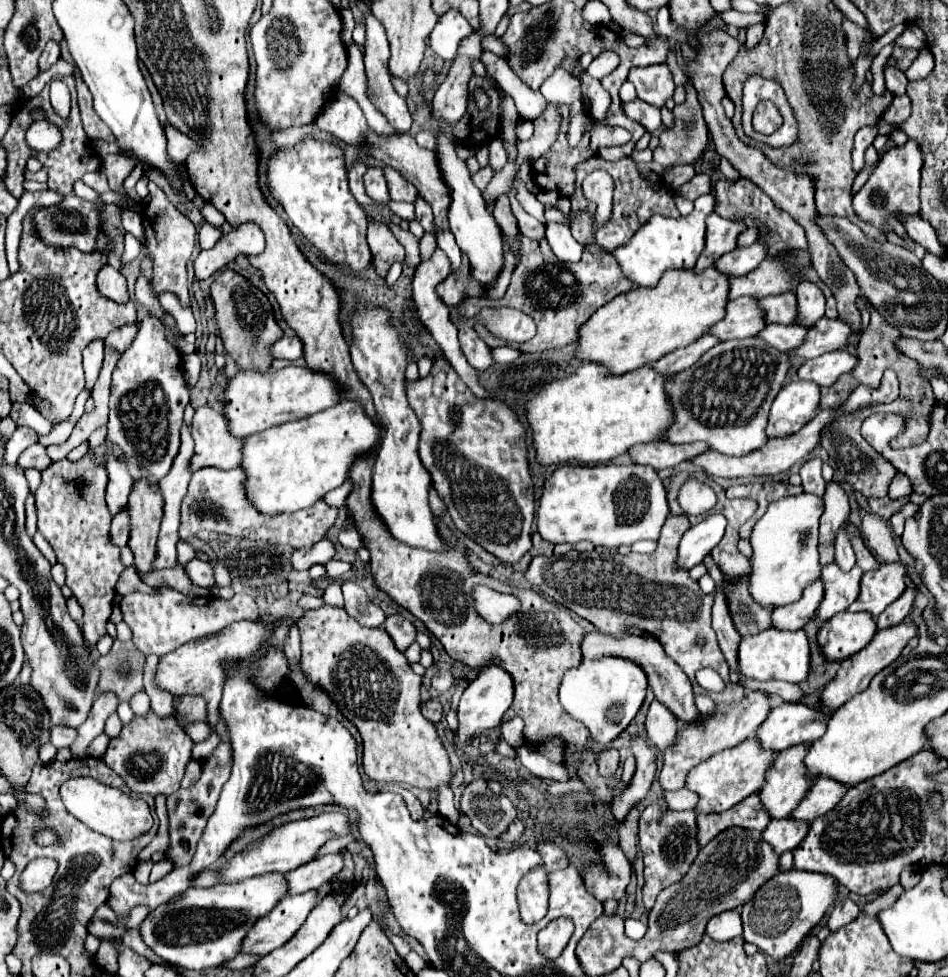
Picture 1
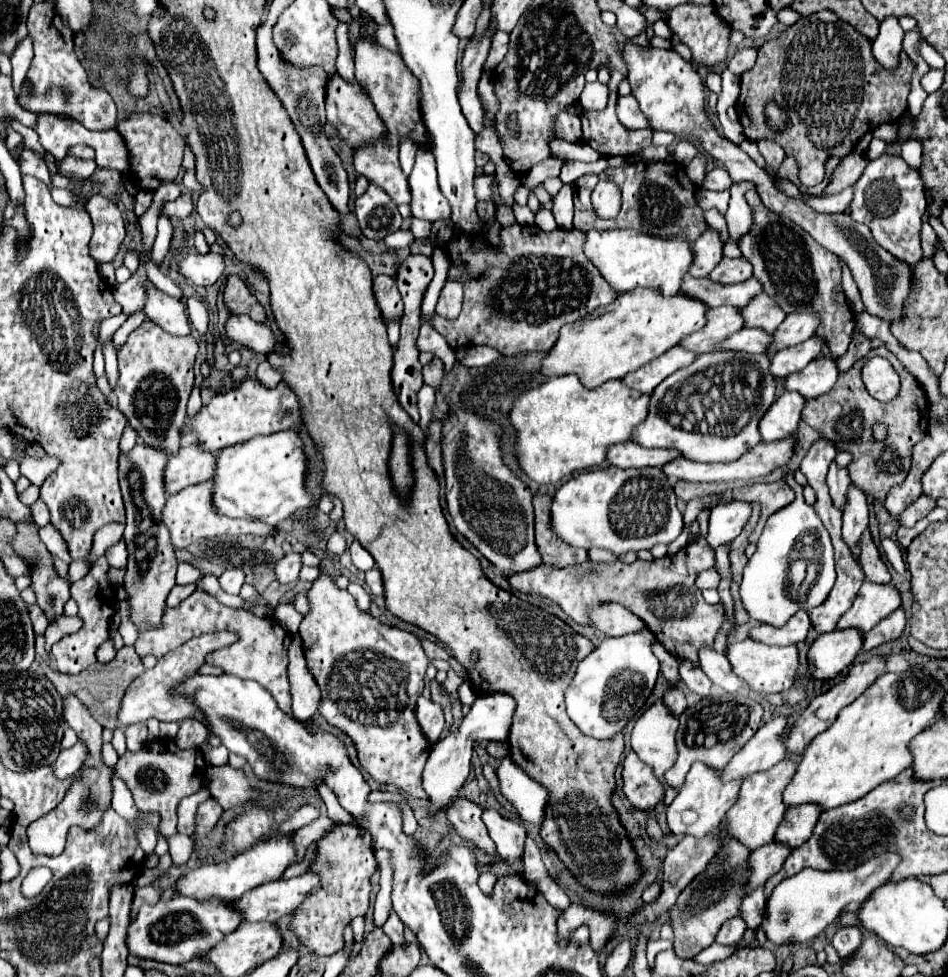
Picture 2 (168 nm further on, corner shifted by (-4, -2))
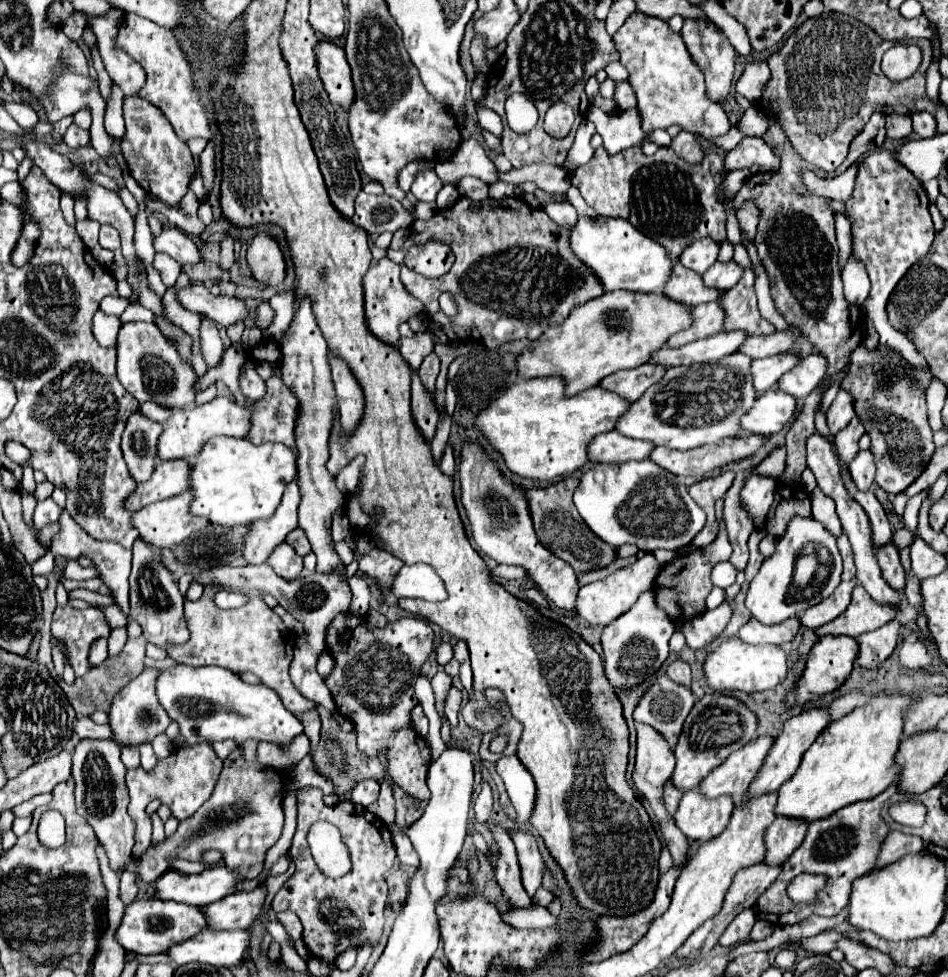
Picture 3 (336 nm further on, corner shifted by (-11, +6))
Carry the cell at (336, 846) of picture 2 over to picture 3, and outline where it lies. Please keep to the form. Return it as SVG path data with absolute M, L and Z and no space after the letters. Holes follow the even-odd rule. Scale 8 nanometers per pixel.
M300 789L298 791L298 829L290 847L292 861L296 865L294 875L284 883L284 887L276 893L272 907L276 911L294 911L304 925L304 943L310 955L316 955L324 961L336 961L340 953L348 947L360 947L370 943L372 947L378 943L384 929L384 907L388 899L386 871L394 865L396 847L392 843L392 833L388 825L366 811L366 807L356 805L352 801L340 801L328 807L322 801L320 789ZM314 821L330 821L338 825L342 833L342 843L346 845L352 861L352 869L338 879L326 877L318 865L314 863L308 843L306 831Z

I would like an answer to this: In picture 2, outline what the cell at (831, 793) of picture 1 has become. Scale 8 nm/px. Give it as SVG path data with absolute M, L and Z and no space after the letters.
M799 805L797 809L787 809L785 819L781 821L775 839L781 843L787 843L789 847L799 847L811 837L813 825L817 823L823 809L817 809L817 805Z

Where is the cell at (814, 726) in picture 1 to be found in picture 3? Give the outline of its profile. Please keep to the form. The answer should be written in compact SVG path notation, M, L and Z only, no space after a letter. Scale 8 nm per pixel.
M760 737L756 743L748 743L734 751L722 765L712 769L704 781L700 781L698 791L708 799L730 795L734 801L738 801L764 765L764 757L768 755L770 747L772 739Z

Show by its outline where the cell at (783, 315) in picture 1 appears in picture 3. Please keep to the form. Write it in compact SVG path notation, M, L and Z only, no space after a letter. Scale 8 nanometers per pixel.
M750 269L744 271L744 277L740 277L740 281L732 289L720 295L716 303L724 309L724 331L740 329L748 335L768 335L776 331L774 325L762 319L758 311L754 293L754 273Z

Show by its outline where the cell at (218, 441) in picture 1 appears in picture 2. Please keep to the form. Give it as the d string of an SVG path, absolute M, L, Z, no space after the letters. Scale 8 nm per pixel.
M197 441L185 449L179 449L175 457L169 457L169 463L165 467L167 493L175 495L189 485L211 479L215 465L217 453L205 453L203 449L197 449Z

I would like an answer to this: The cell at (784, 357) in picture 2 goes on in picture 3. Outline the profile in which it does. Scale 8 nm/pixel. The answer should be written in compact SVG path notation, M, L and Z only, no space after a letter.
M780 353L776 357L766 357L766 359L756 359L752 361L752 385L756 389L758 395L762 395L764 391L768 391L770 387L774 387L778 383L778 379L792 369L798 363L796 355L788 355L788 353Z

